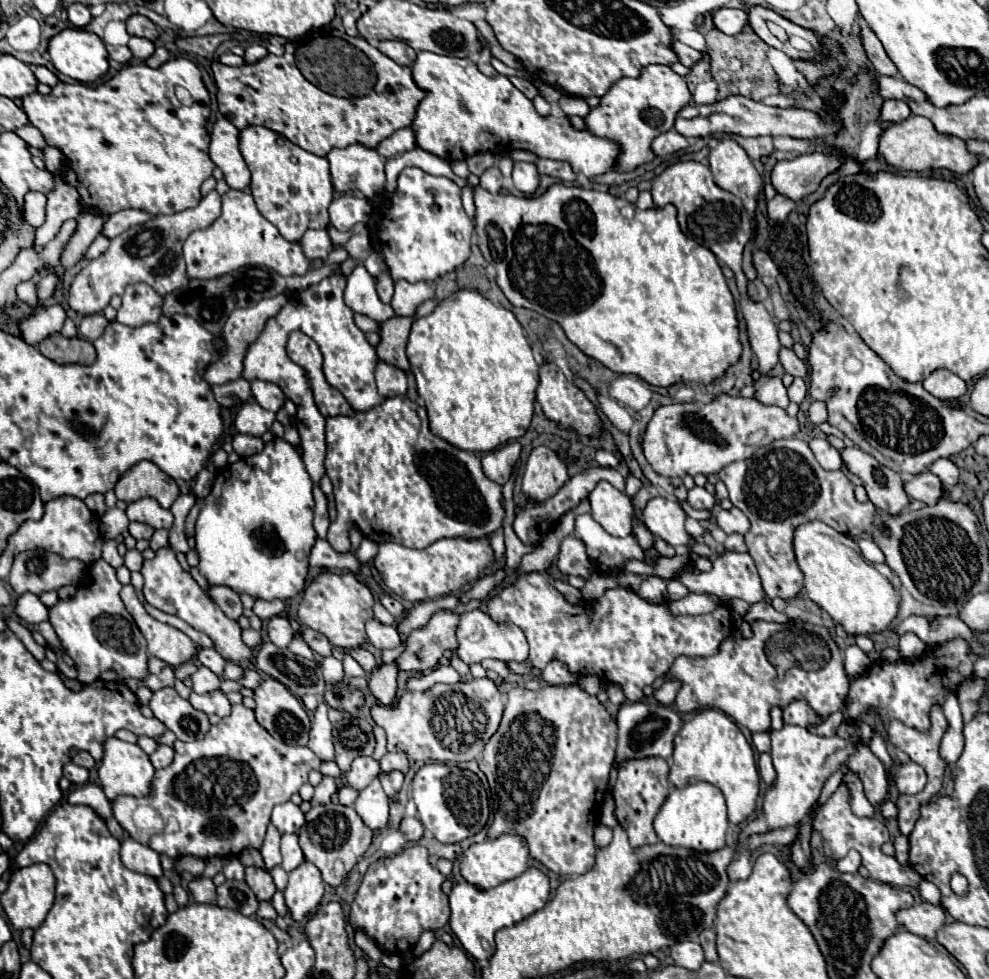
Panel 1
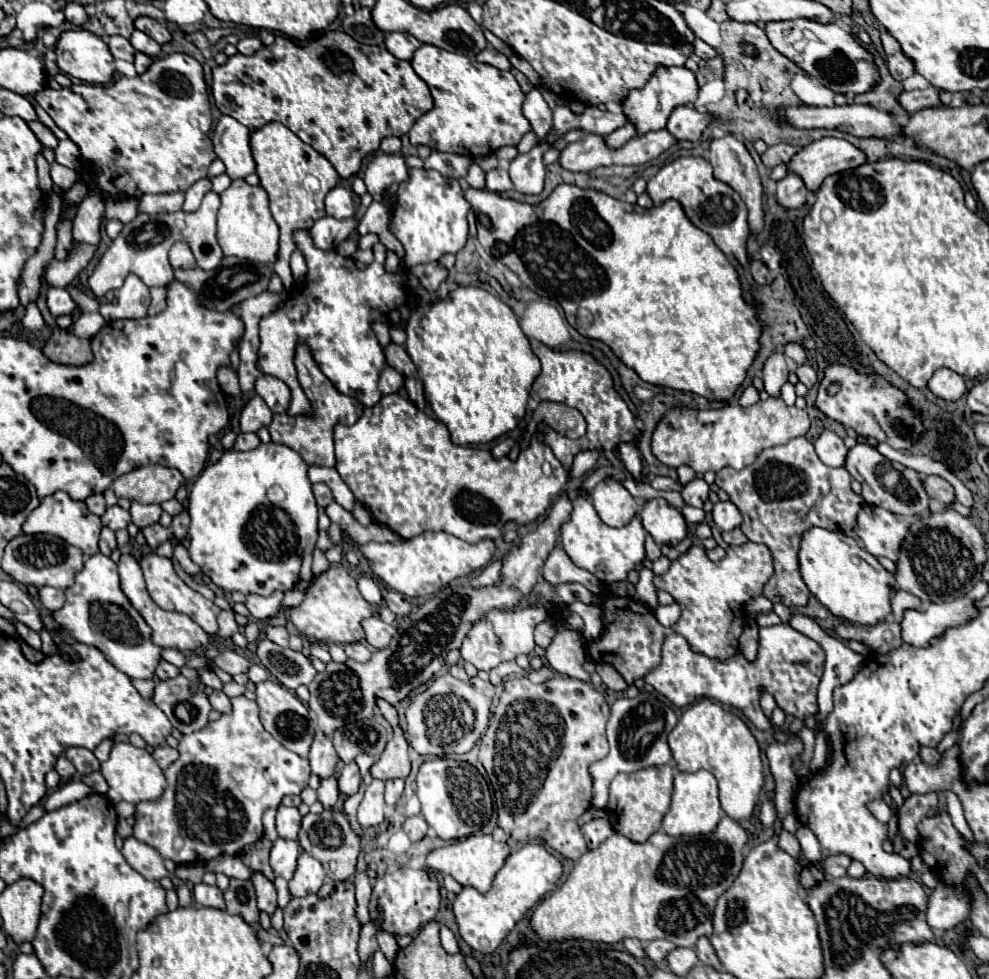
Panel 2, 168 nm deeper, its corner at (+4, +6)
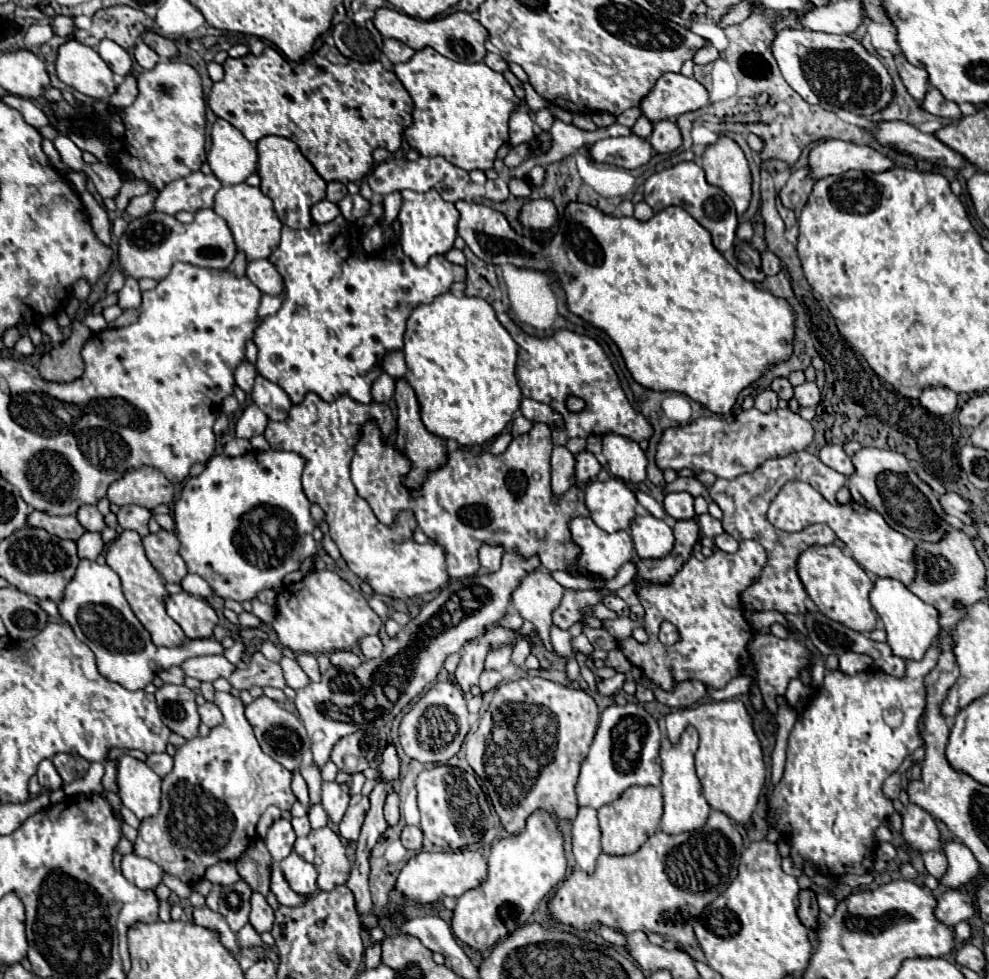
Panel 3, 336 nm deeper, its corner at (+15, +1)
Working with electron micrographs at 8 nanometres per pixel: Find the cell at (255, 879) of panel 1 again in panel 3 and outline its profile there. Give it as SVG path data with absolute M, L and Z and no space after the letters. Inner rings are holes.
M254 891L252 893L252 911L250 911L250 923L252 927L258 931L258 933L264 933L264 931L270 931L272 929L272 921L274 921L274 911L272 907L266 903L264 895Z

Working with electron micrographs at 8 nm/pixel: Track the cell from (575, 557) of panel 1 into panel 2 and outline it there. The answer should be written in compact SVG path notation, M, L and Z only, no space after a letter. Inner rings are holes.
M555 546L555 550L551 550L549 558L543 564L541 574L551 586L559 586L559 584L565 584L565 582L581 582L593 594L599 594L603 590L601 580L597 580L591 572L577 568L571 562L571 558L567 558L567 554L561 546Z

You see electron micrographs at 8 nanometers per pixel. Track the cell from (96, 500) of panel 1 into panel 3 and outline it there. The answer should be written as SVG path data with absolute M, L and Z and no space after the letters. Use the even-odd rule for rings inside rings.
M84 505L80 507L80 511L76 513L78 521L82 523L82 527L86 531L102 531L106 525L104 525L104 517L102 513L96 509L96 505Z

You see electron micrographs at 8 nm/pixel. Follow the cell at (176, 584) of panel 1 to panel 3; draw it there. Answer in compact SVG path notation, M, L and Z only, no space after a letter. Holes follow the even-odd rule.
M186 591L170 595L166 599L168 615L182 627L188 639L212 637L212 629L218 623L214 609L204 601Z

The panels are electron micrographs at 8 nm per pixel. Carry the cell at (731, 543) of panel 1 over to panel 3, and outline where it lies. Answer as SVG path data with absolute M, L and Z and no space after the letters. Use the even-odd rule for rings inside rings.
M722 533L722 535L714 537L714 543L716 543L718 549L722 549L726 553L736 553L736 549L738 549L738 541L728 533Z

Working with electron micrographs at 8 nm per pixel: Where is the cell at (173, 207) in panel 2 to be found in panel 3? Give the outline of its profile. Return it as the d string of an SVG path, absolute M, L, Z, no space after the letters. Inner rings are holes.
M194 171L188 177L176 179L168 183L156 197L154 211L176 215L178 211L196 213L198 209L212 207L214 195L222 183L214 175L204 175L202 171Z

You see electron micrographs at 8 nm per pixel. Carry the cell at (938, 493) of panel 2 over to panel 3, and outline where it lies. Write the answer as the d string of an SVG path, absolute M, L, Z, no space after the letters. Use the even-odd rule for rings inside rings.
M948 491L948 493L940 495L940 505L944 507L944 513L946 513L946 515L954 515L954 517L958 517L962 523L972 525L972 519L966 515L966 511L968 511L970 507L968 507L968 503L966 503L960 495Z

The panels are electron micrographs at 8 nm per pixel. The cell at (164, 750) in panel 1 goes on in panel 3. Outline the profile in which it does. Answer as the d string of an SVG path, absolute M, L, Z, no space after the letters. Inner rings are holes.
M158 753L158 755L148 755L146 765L160 777L172 771L172 757L168 753Z

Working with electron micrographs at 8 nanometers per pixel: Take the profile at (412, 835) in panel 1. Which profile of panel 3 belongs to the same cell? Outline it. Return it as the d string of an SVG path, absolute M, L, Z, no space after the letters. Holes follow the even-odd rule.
M406 825L402 829L402 837L400 839L402 839L402 845L406 849L410 849L410 851L420 851L422 849L422 831L420 831L420 827Z

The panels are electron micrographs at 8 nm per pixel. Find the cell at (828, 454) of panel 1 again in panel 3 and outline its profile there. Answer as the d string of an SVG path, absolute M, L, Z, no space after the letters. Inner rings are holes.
M824 445L820 449L820 461L828 467L832 467L834 471L842 473L842 475L850 475L854 473L854 467L852 467L852 461L850 457L844 453L844 449L840 445Z

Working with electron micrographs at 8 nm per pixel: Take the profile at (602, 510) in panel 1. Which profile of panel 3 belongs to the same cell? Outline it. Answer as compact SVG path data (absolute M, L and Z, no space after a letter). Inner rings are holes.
M612 477L606 483L592 481L584 491L584 499L590 519L606 533L630 529L630 523L636 517L638 501L620 479Z

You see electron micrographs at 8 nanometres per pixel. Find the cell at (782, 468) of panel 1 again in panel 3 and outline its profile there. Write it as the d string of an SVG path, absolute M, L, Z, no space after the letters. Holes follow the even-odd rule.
M796 451L792 455L776 457L764 461L756 471L744 473L736 479L716 479L714 485L710 485L708 493L714 503L722 509L722 527L726 533L730 533L736 541L742 539L756 539L760 545L766 549L768 563L762 569L762 575L756 583L752 583L744 593L742 593L742 603L746 609L752 611L778 611L782 615L786 613L806 613L806 591L804 585L796 573L796 559L802 551L806 551L812 545L830 545L836 541L836 533L824 525L816 523L810 525L798 533L788 533L778 527L774 527L766 519L766 511L770 501L776 497L776 493L788 483L788 481L804 481L812 485L826 501L836 505L836 491L846 483L846 477L840 475L838 471L826 467L816 455L810 455L808 451Z

